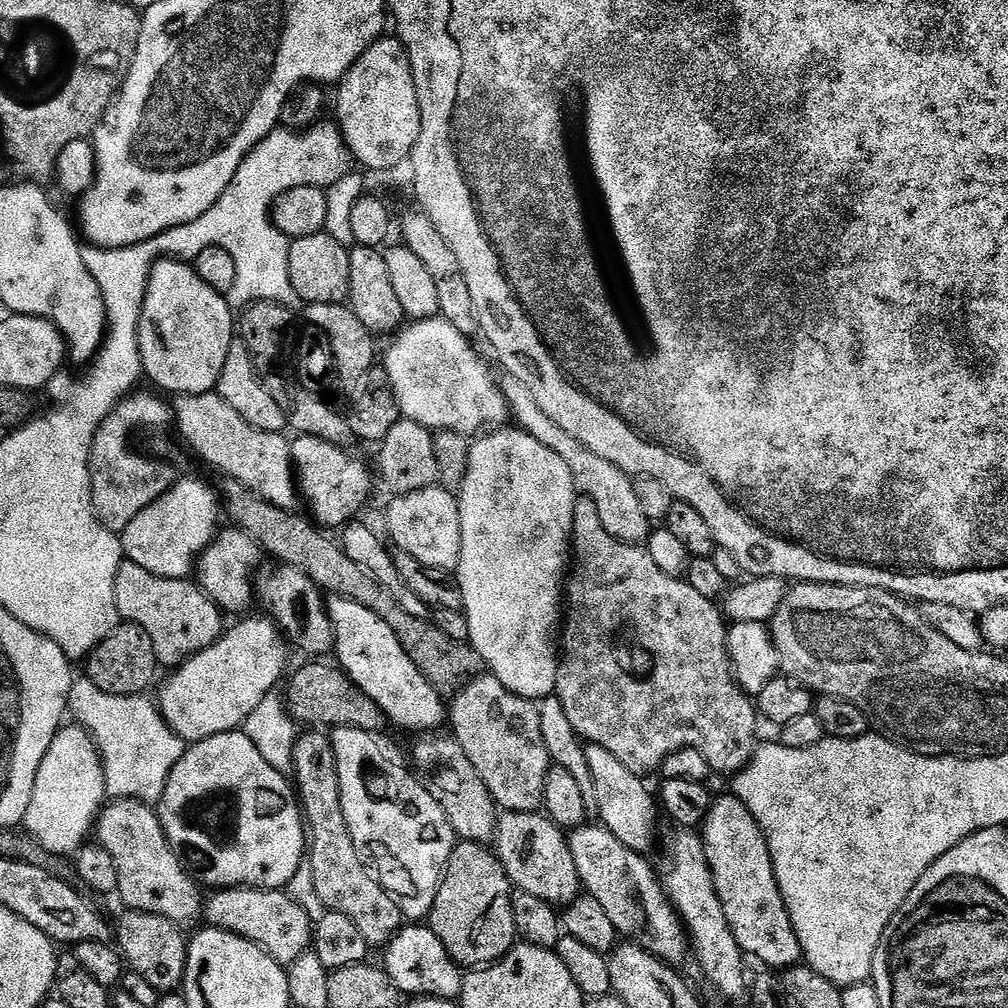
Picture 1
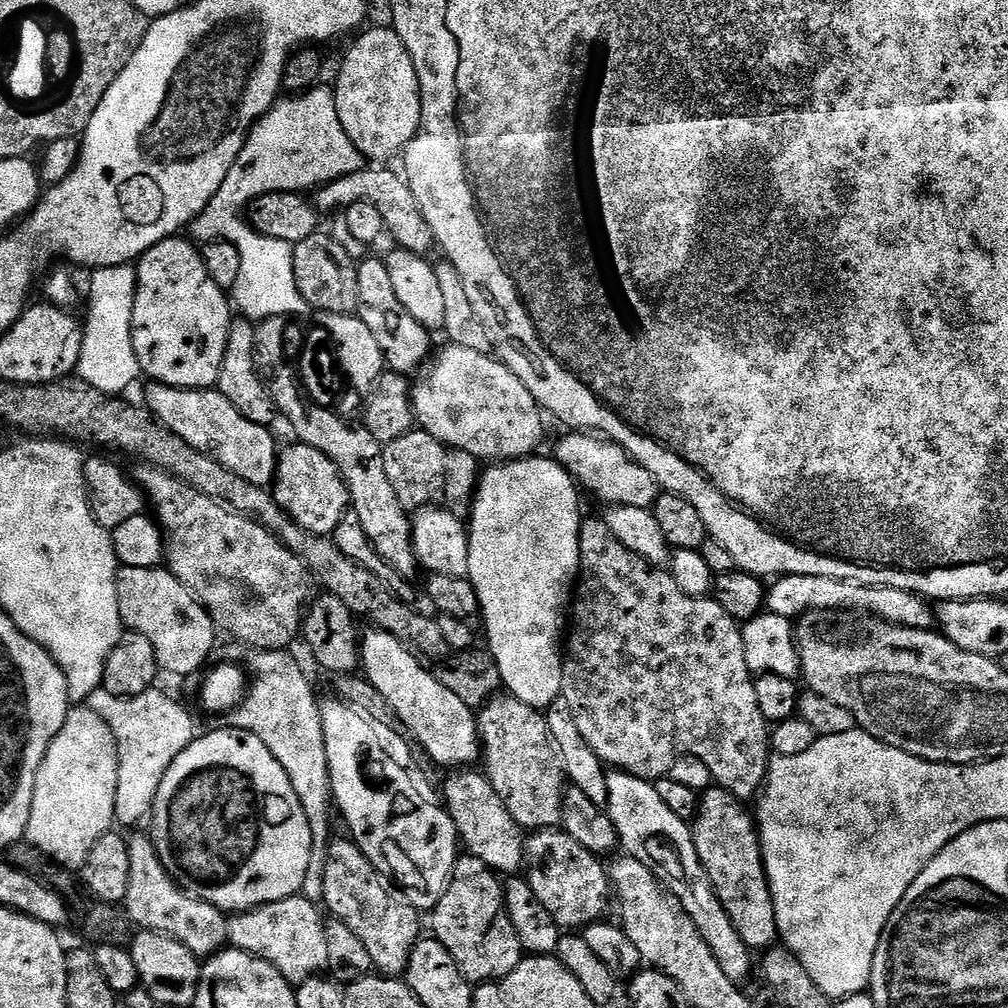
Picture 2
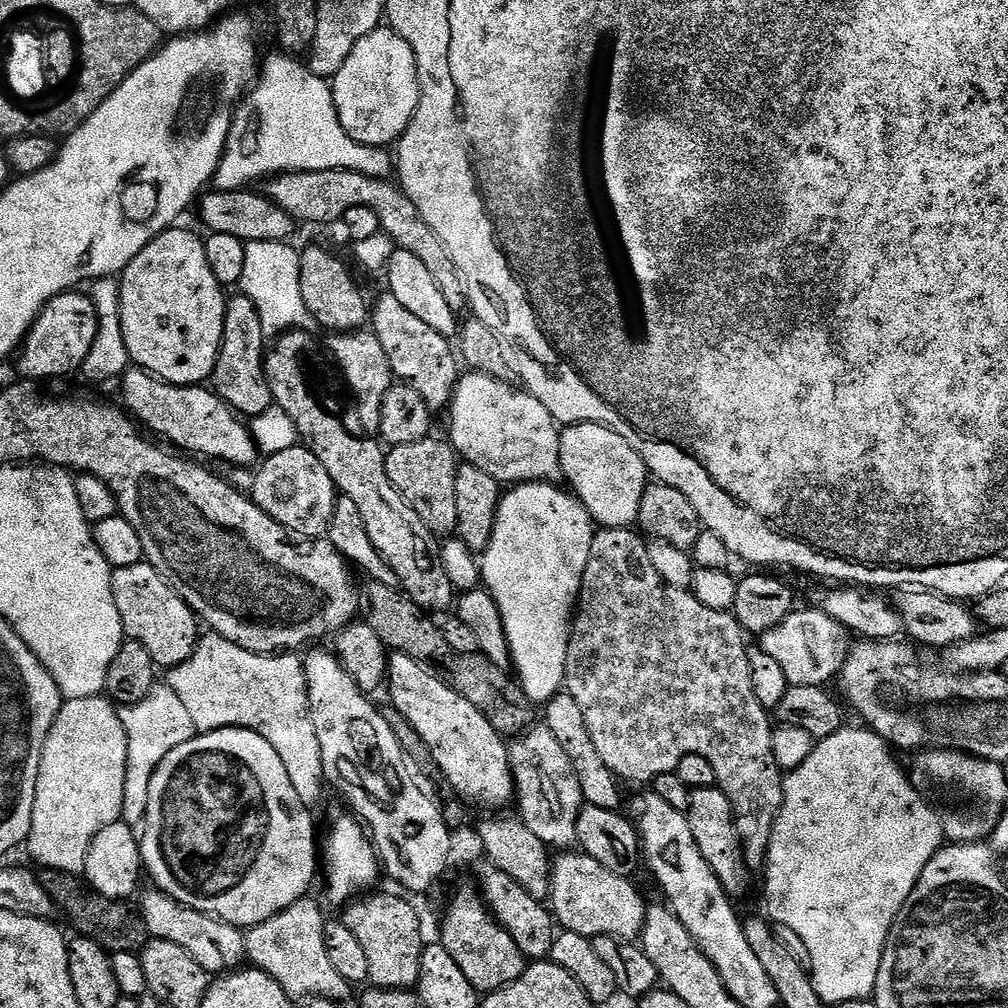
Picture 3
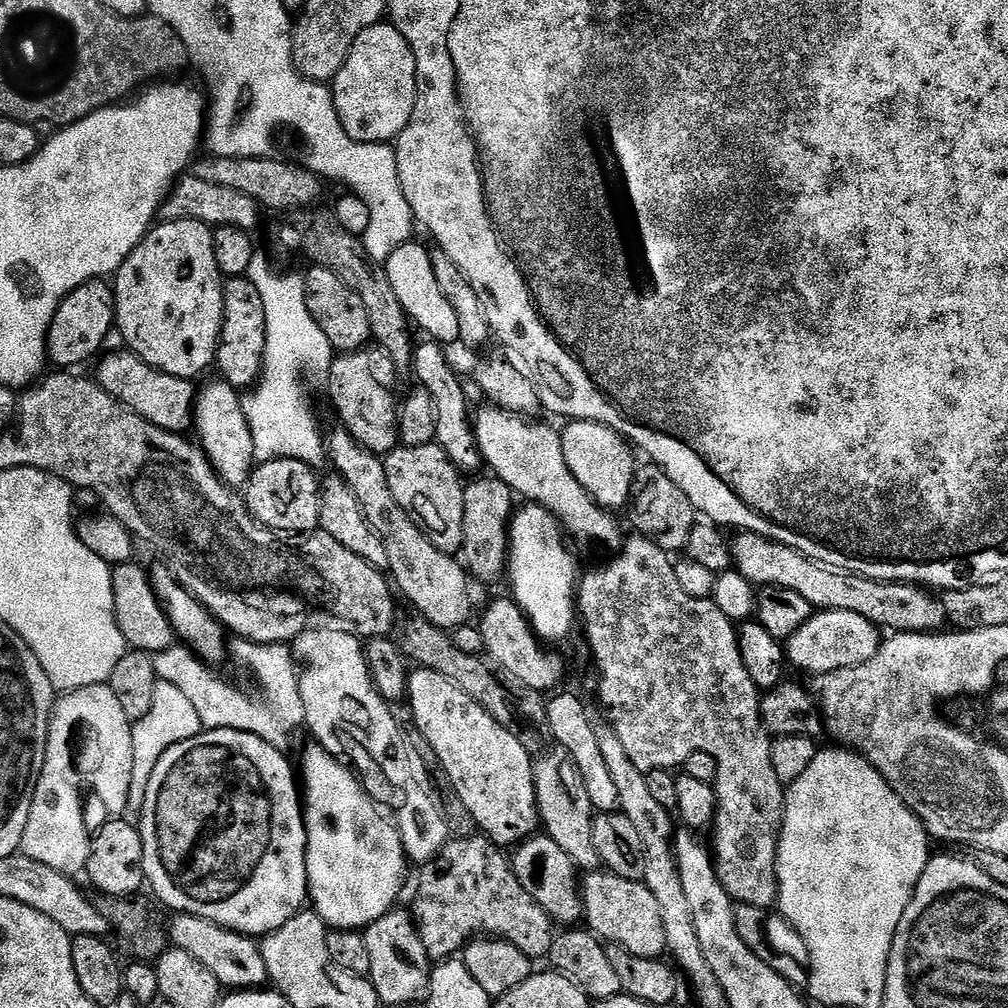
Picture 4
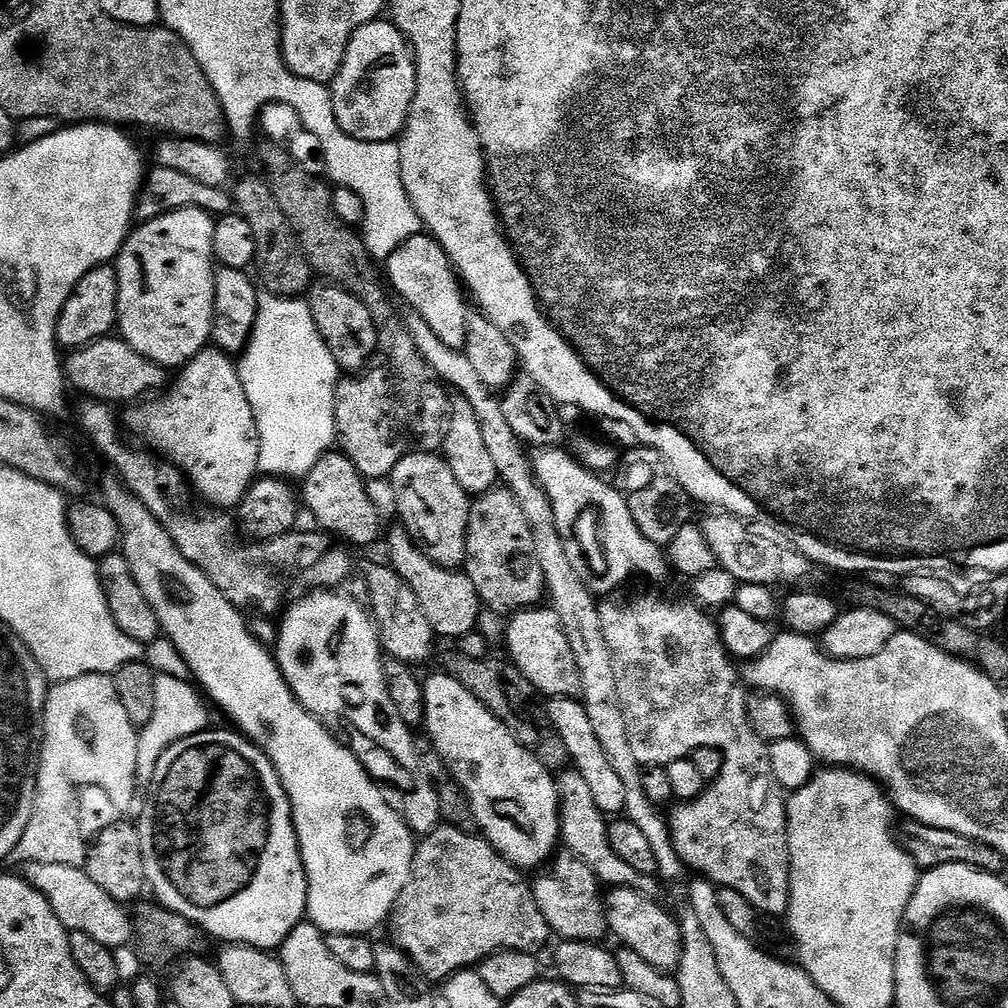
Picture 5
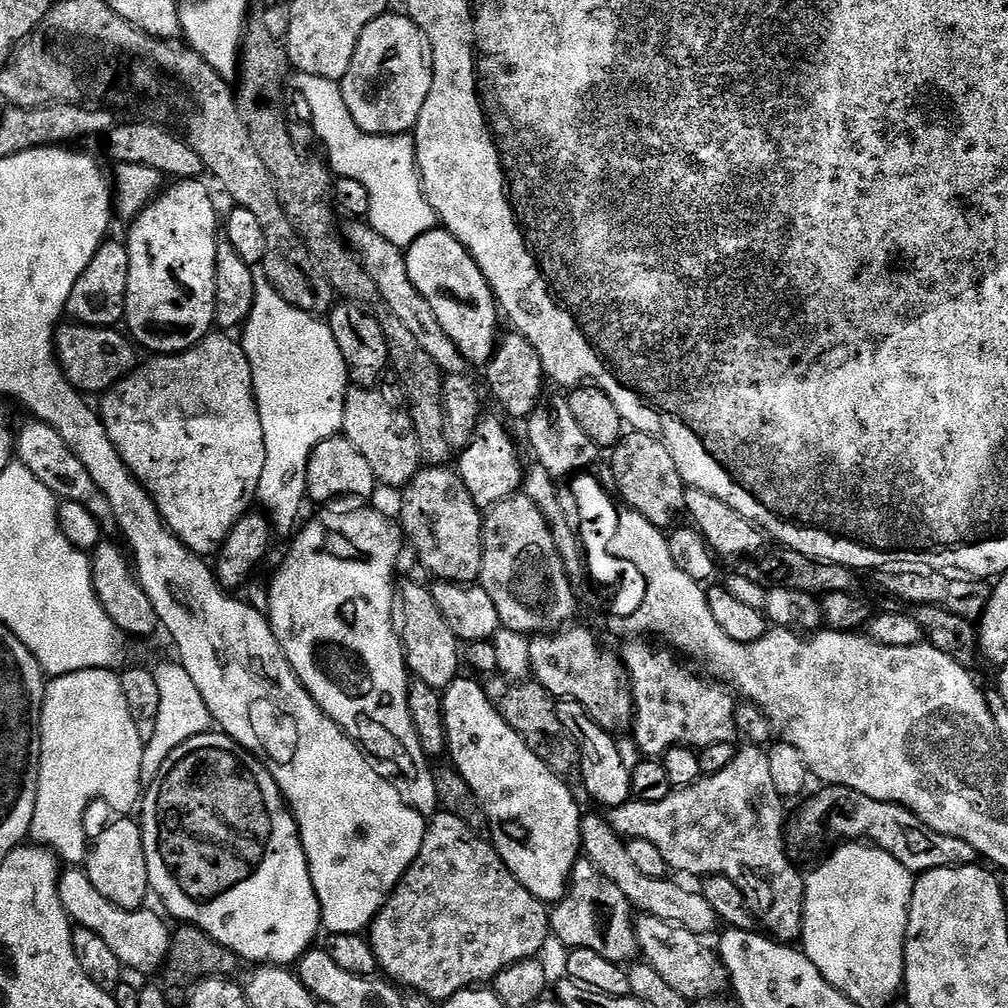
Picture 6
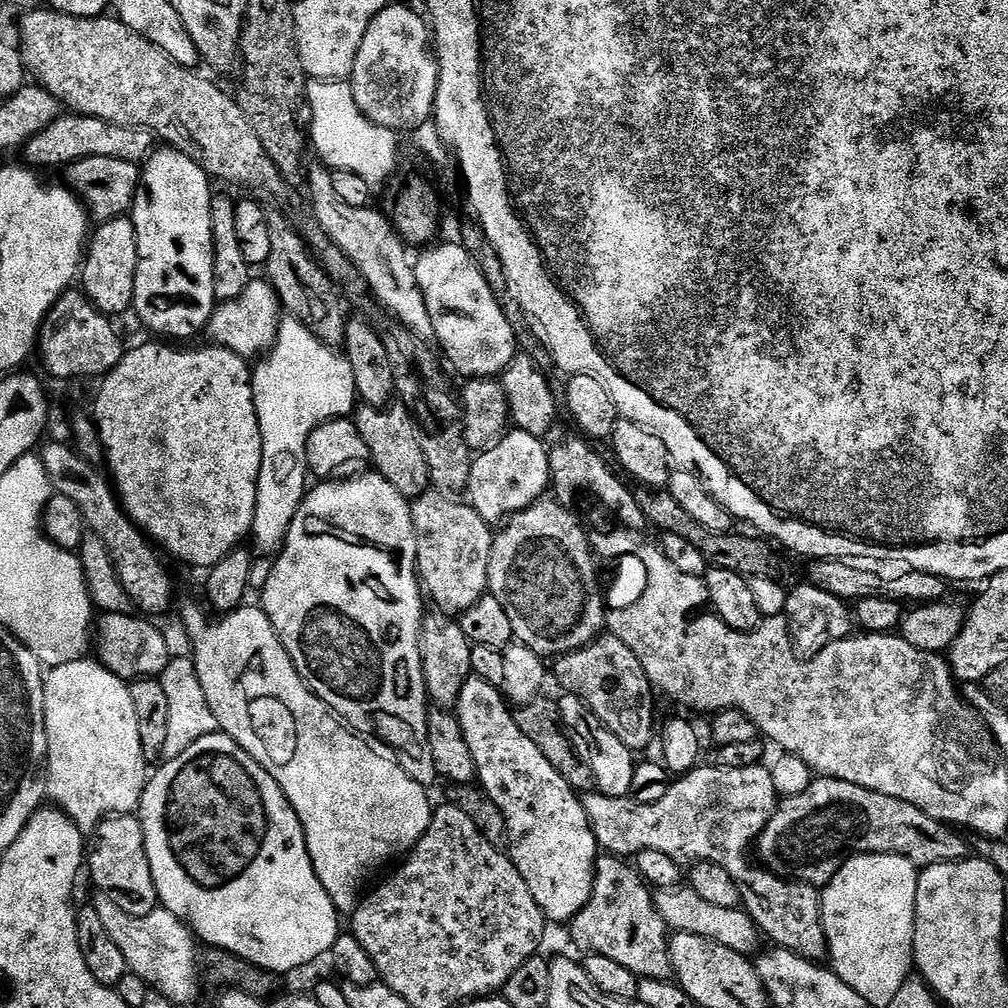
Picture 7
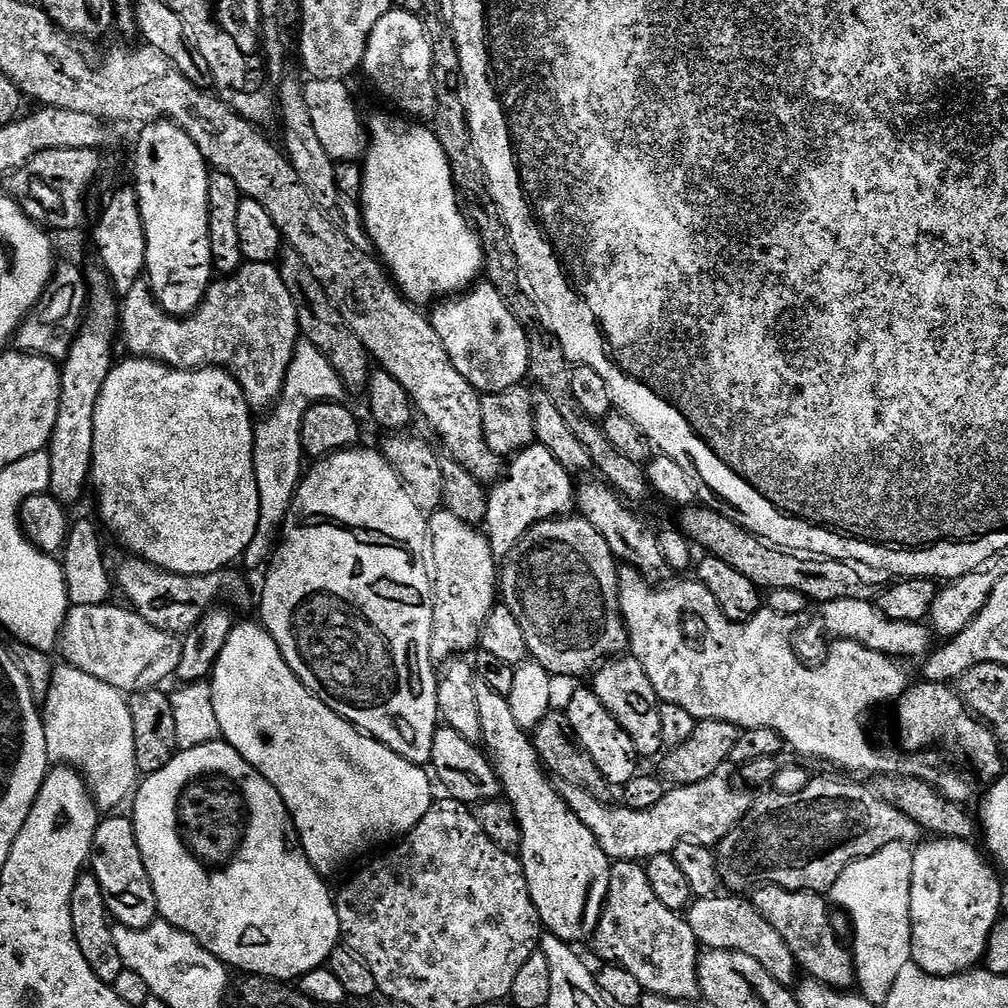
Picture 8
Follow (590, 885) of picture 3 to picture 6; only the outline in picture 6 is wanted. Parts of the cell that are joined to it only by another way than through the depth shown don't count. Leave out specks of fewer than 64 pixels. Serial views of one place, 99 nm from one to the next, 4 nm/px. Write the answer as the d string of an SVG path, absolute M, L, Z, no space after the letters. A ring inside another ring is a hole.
M640 914L635 917L635 921L636 941L643 963L654 966L658 975L674 990L678 990L678 994L690 1002L699 1002L723 997L724 991L729 991L728 971L724 969L724 963L713 949L711 952L704 945L707 943L701 937L676 924L662 922L662 918Z

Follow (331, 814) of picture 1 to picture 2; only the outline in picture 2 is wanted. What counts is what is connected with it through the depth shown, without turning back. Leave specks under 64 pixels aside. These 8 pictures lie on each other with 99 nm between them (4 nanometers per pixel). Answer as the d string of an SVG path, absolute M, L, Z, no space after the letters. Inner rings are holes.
M345 838L345 840L333 839L328 846L322 904L325 909L328 907L332 911L331 915L335 919L346 922L346 926L350 926L352 933L365 944L366 950L370 954L373 969L379 975L400 978L407 973L410 954L414 950L416 943L422 938L422 932L420 932L421 909L415 908L408 901L407 896L387 876L383 876L373 866L370 858L366 858L366 854L362 854L362 850L356 845L355 840L351 838Z

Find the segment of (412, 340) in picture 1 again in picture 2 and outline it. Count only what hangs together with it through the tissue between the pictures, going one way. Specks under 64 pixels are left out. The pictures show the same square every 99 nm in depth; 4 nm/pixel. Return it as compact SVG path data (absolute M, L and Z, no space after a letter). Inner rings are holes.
M449 343L447 347L435 353L427 369L428 377L412 389L412 405L416 411L417 425L438 438L438 442L449 449L466 450L466 454L474 454L474 458L481 462L523 460L525 456L539 453L540 443L544 440L546 416L537 404L534 394L526 390L522 378L518 378L518 374L510 371L504 365L503 359L495 355L466 350L466 346L454 343Z

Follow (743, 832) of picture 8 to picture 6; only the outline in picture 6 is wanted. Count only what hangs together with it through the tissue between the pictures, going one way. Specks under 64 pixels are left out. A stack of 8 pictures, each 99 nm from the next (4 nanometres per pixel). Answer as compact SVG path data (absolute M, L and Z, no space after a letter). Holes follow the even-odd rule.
M824 786L819 790L821 792L813 791L787 821L784 843L788 855L793 858L812 856L815 852L824 854L845 842L867 842L902 862L913 874L939 868L965 868L977 863L978 857L970 842L950 834L938 834L938 830L926 826L922 818L901 804L875 800L849 788Z

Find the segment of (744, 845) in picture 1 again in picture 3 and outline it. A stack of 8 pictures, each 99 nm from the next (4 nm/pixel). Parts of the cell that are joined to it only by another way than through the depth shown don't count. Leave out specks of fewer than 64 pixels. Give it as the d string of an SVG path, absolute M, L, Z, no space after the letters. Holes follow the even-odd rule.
M693 788L686 815L690 822L690 834L694 834L694 842L698 842L698 850L702 850L702 858L706 858L718 882L722 882L728 895L733 898L746 895L752 888L754 872L744 860L744 847L738 838L730 798L726 798L721 788Z

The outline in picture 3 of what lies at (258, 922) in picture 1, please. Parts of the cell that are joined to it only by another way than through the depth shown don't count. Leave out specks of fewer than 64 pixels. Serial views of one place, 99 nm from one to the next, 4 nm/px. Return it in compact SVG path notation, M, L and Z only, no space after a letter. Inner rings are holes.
M312 898L294 902L294 906L244 932L247 963L270 974L270 978L282 986L284 993L293 1002L303 1002L309 998L343 1002L350 992L350 985L346 978L342 978L342 974L338 974L338 970L334 970L326 954L325 923L326 916L320 913L319 906Z

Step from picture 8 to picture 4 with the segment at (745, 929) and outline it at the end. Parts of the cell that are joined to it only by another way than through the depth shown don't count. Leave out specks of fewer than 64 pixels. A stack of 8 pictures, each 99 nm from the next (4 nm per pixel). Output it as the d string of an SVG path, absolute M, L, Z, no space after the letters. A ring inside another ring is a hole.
M556 746L537 755L532 770L543 831L554 842L558 842L558 846L562 846L566 854L570 854L577 869L599 869L601 863L594 850L592 838L594 809L590 802L590 794L586 794L586 782L582 782L582 774L578 774L578 766L574 758L570 758L570 754L564 748Z

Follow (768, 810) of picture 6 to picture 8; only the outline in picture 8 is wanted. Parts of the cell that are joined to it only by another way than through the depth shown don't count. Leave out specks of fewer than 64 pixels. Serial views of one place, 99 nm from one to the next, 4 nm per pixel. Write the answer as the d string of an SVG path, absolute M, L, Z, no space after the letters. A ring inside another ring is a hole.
M717 774L706 778L706 782L669 787L664 793L662 802L650 806L650 810L630 810L623 806L598 802L598 798L594 798L594 794L590 794L565 780L556 780L555 785L556 793L562 798L562 802L566 802L566 806L570 806L570 810L574 810L578 822L582 822L582 826L586 826L586 830L590 830L590 834L594 834L598 846L602 846L602 850L608 855L609 860L613 862L617 860L646 862L655 856L671 854L679 844L701 844L707 848L719 846L722 838L726 838L726 834L730 834L730 830L734 830L743 822L752 809L753 793L748 790L739 792L730 781L723 780L722 777L723 775ZM760 886L751 893L750 899L762 918L766 918L770 926L774 926L778 934L782 934L786 946L790 946L790 954L794 954L797 969L807 979L837 990L852 990L857 987L855 959L845 945L843 948L836 941L836 928L828 917L830 904L821 893Z

